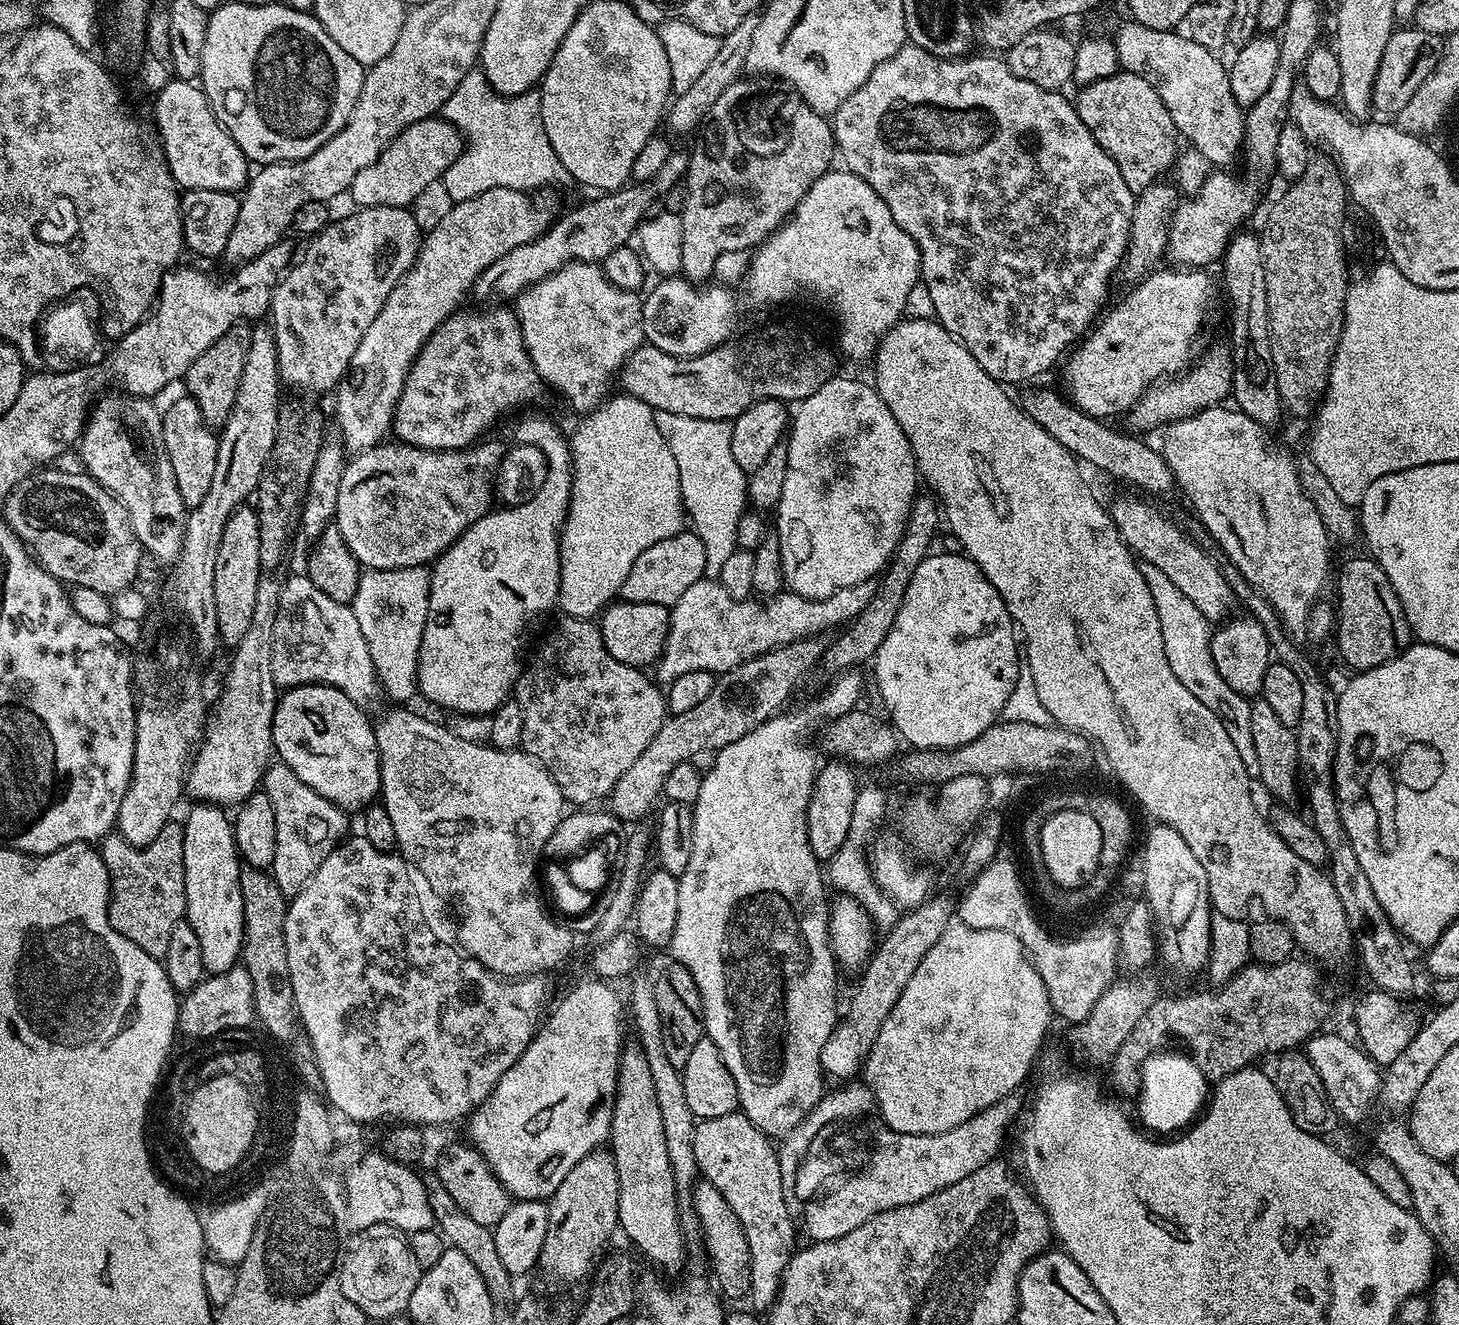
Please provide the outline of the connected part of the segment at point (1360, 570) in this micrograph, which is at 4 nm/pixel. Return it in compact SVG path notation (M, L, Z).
M1365 558L1365 560L1348 560L1340 568L1340 612L1338 608L1338 615L1334 620L1334 640L1336 636L1336 644L1340 647L1340 656L1346 663L1352 667L1352 670L1363 670L1366 668L1373 668L1379 664L1385 664L1387 660L1392 660L1394 657L1399 656L1405 648L1410 644L1410 629L1408 620L1404 616L1402 606L1398 602L1398 598L1394 594L1394 590L1390 586L1390 578L1386 578L1386 574L1376 565L1375 560Z

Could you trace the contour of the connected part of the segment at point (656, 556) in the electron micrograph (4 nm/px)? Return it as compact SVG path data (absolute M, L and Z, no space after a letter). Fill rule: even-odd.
M682 530L674 534L674 538L662 538L662 542L654 542L647 550L638 554L634 566L630 566L630 574L626 574L626 582L622 582L618 593L624 602L650 602L671 606L694 586L694 582L705 579L706 550L695 531Z

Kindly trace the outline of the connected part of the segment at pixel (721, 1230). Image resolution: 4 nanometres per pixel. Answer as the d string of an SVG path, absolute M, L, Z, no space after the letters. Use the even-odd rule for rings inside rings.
M703 1178L697 1179L690 1199L690 1208L696 1214L699 1231L704 1231L704 1248L712 1263L711 1275L719 1295L725 1301L740 1300L743 1296L745 1299L750 1293L750 1246L746 1242L746 1234L742 1234L742 1222L738 1222L738 1214L730 1210L730 1202L726 1202L726 1198L718 1194L716 1187Z

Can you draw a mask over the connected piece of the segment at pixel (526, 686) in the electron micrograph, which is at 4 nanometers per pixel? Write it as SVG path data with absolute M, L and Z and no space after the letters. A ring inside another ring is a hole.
M560 618L560 621L553 626L552 633L541 642L540 649L533 656L531 653L530 659L525 663L524 671L516 680L514 698L522 710L520 748L529 756L533 756L551 774L565 801L572 803L573 800L576 803L573 805L576 806L588 806L593 802L603 801L618 782L618 778L622 778L622 774L626 774L626 770L630 770L630 766L634 766L634 760L638 758L638 754L642 754L642 750L646 750L646 746L650 746L650 738L654 738L654 734L658 734L658 730L664 725L666 719L666 696L661 685L647 671L630 666L626 662L618 662L618 658L614 658L614 654L610 654L610 650L606 650L606 642L602 642L599 627L592 620Z

